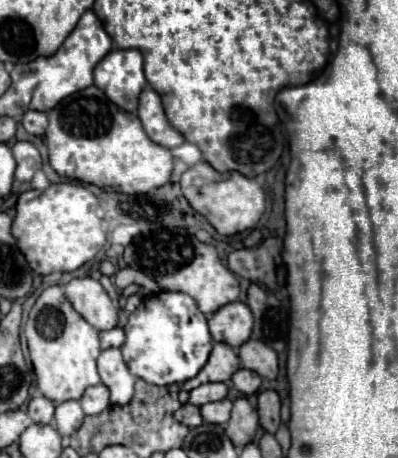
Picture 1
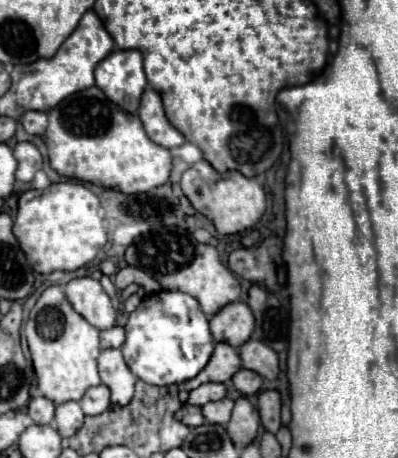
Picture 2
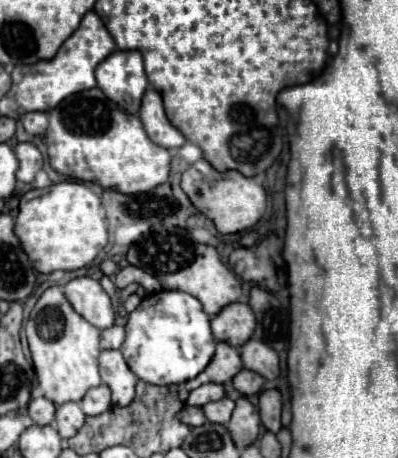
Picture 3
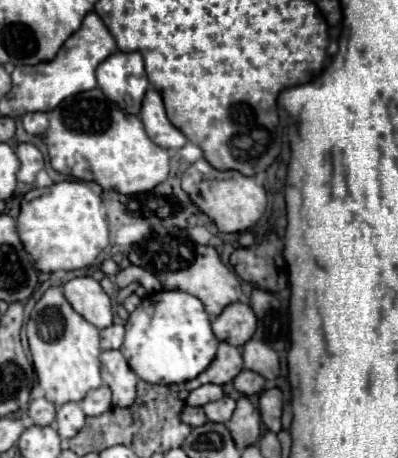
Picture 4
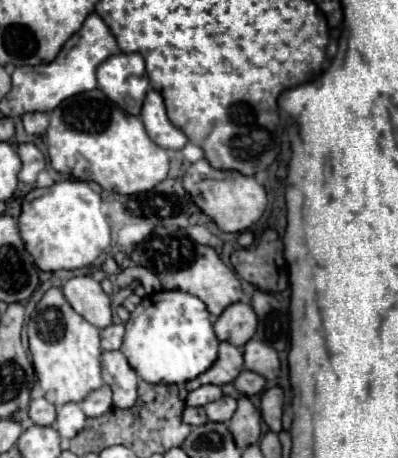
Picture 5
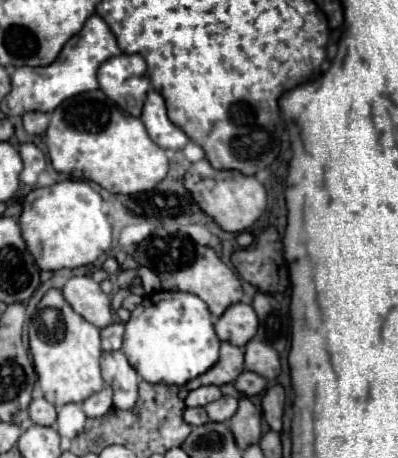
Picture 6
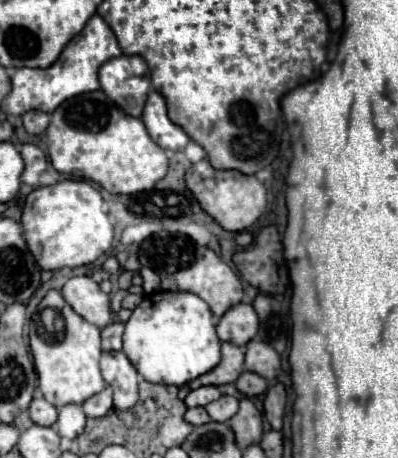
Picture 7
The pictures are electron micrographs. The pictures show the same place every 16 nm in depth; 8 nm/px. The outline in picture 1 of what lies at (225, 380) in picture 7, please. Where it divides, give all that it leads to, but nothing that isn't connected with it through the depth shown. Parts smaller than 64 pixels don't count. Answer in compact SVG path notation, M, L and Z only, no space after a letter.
M214 344L208 364L192 380L186 380L182 388L190 392L206 382L228 382L238 368L240 368L240 356L236 348L228 344Z

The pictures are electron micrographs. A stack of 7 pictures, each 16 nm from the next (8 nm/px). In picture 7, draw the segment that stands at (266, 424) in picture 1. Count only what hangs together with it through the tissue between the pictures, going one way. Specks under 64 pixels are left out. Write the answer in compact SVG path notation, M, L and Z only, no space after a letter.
M274 384L268 388L264 398L264 410L266 418L272 424L274 430L282 430L282 418L284 418L284 406L286 406L286 390L284 384Z

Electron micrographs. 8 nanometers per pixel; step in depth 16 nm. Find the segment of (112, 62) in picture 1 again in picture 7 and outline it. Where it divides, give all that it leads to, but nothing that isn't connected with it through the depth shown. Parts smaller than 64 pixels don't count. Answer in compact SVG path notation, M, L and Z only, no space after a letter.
M118 56L108 60L100 72L100 86L128 116L140 118L150 92L150 72L140 56Z

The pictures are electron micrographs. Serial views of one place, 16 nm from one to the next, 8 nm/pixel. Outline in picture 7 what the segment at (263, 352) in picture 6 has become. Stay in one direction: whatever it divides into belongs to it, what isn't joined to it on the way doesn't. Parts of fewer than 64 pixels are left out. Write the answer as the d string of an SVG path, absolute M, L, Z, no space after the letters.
M250 340L246 344L246 370L272 380L280 372L280 356L270 344L262 340Z

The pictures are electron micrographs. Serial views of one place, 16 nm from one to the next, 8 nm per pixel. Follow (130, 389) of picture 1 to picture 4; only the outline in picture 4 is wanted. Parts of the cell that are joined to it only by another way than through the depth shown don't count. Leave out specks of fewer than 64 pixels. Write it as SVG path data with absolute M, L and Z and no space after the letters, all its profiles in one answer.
M108 350L100 354L102 380L112 390L112 404L118 408L130 408L136 400L138 376L128 366L120 350Z

